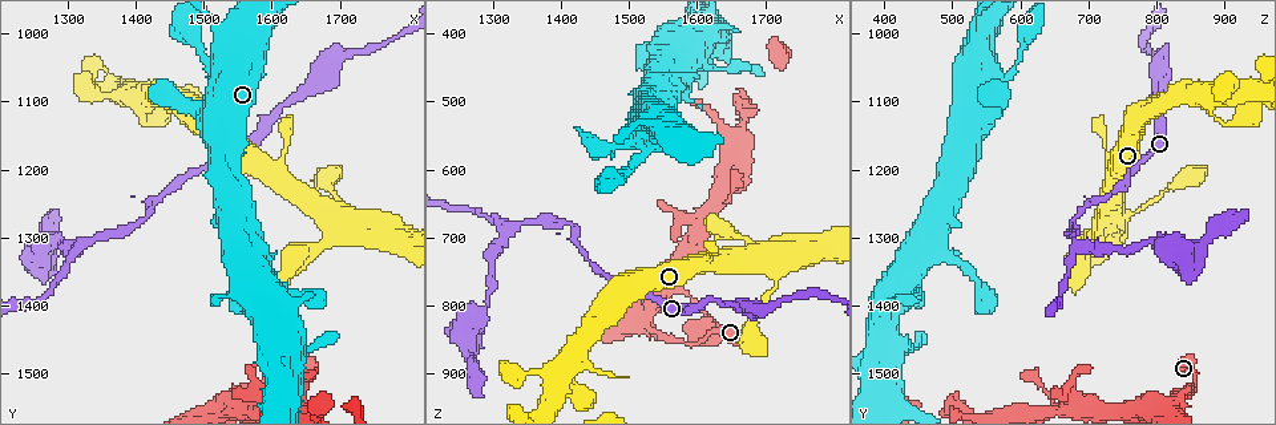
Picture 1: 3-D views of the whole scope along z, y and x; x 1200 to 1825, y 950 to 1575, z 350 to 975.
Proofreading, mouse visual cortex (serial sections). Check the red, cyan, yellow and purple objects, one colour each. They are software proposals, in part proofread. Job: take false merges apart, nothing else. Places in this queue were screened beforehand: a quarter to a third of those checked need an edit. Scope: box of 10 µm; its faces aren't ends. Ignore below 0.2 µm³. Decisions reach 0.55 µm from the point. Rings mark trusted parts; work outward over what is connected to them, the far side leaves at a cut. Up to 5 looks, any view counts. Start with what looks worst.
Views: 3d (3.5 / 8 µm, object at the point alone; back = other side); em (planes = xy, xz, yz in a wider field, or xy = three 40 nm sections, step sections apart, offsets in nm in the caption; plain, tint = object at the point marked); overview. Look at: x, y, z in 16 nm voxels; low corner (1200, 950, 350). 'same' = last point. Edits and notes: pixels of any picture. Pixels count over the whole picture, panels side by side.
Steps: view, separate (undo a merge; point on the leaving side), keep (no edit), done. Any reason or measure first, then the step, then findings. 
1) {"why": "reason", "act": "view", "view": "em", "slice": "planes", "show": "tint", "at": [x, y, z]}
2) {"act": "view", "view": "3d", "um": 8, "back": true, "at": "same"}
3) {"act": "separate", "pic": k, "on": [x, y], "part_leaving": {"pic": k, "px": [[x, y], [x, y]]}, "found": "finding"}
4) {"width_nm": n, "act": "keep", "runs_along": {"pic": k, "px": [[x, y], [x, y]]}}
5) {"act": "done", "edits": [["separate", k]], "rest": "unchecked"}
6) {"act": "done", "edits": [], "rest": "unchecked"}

{"why": "three-way junction", "act": "view", "view": "3d", "um": 3.5, "at": [1325, 1305, 685]}

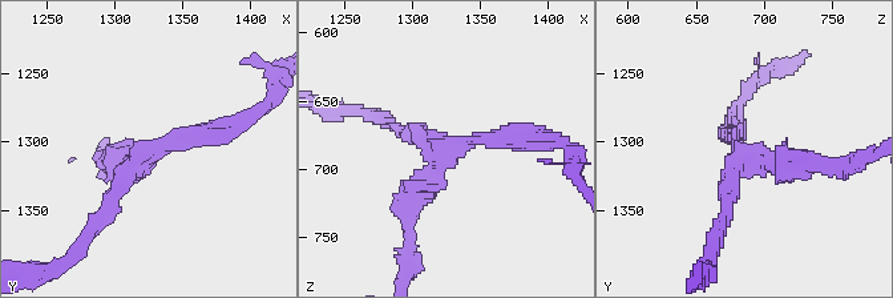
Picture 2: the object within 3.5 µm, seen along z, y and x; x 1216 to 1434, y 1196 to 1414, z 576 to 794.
{"arms": 3, "arm_widths_nm": [200, 250, 300], "act": "view", "view": "em", "slice": "xy", "step": 3, "show": "tint", "at": [1322, 1308, 688]}

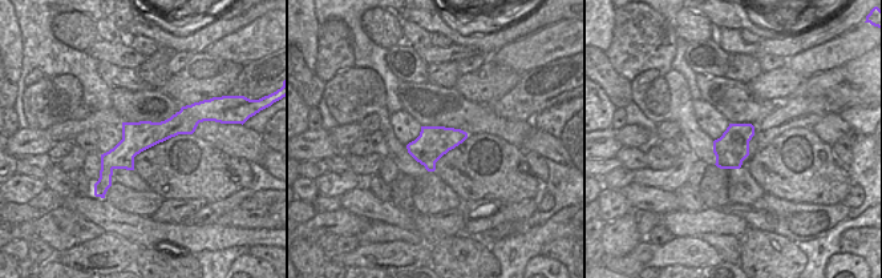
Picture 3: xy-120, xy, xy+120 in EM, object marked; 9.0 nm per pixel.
{"act": "keep", "runs_along": {"pic": 2, "px": [[526, 137], [445, 153], [408, 225]]}, "found": "continuous, no second cell"}

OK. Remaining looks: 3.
{"why": "branch point", "act": "view", "view": "3d", "um": 3.5, "at": [1590, 1510, 855]}

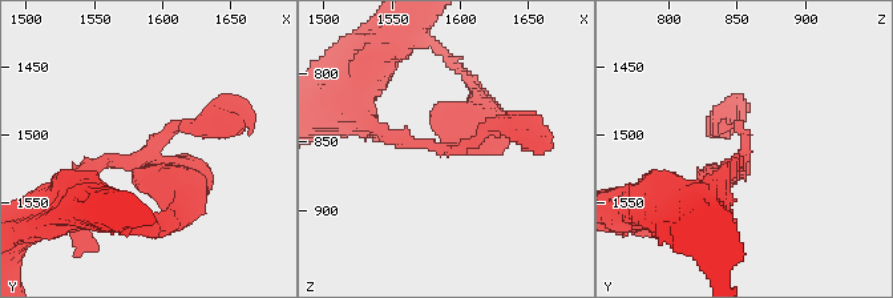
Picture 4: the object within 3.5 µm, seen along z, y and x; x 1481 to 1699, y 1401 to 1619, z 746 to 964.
{"why": "now the EM", "act": "view", "view": "em", "slice": "xy", "step": 5, "show": "tint", "at": [1586, 1512, 856]}

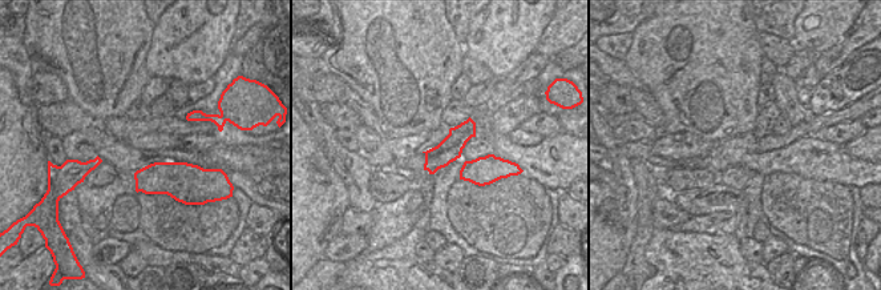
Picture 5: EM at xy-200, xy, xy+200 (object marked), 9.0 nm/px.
{"width_nm": 220, "act": "keep", "runs_along": {"pic": 4, "px": [[517, 127], [444, 150], [367, 120]]}, "found": "continuous, no second cell"}

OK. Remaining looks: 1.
{"act": "done", "edits": [], "rest": "unchecked"}

